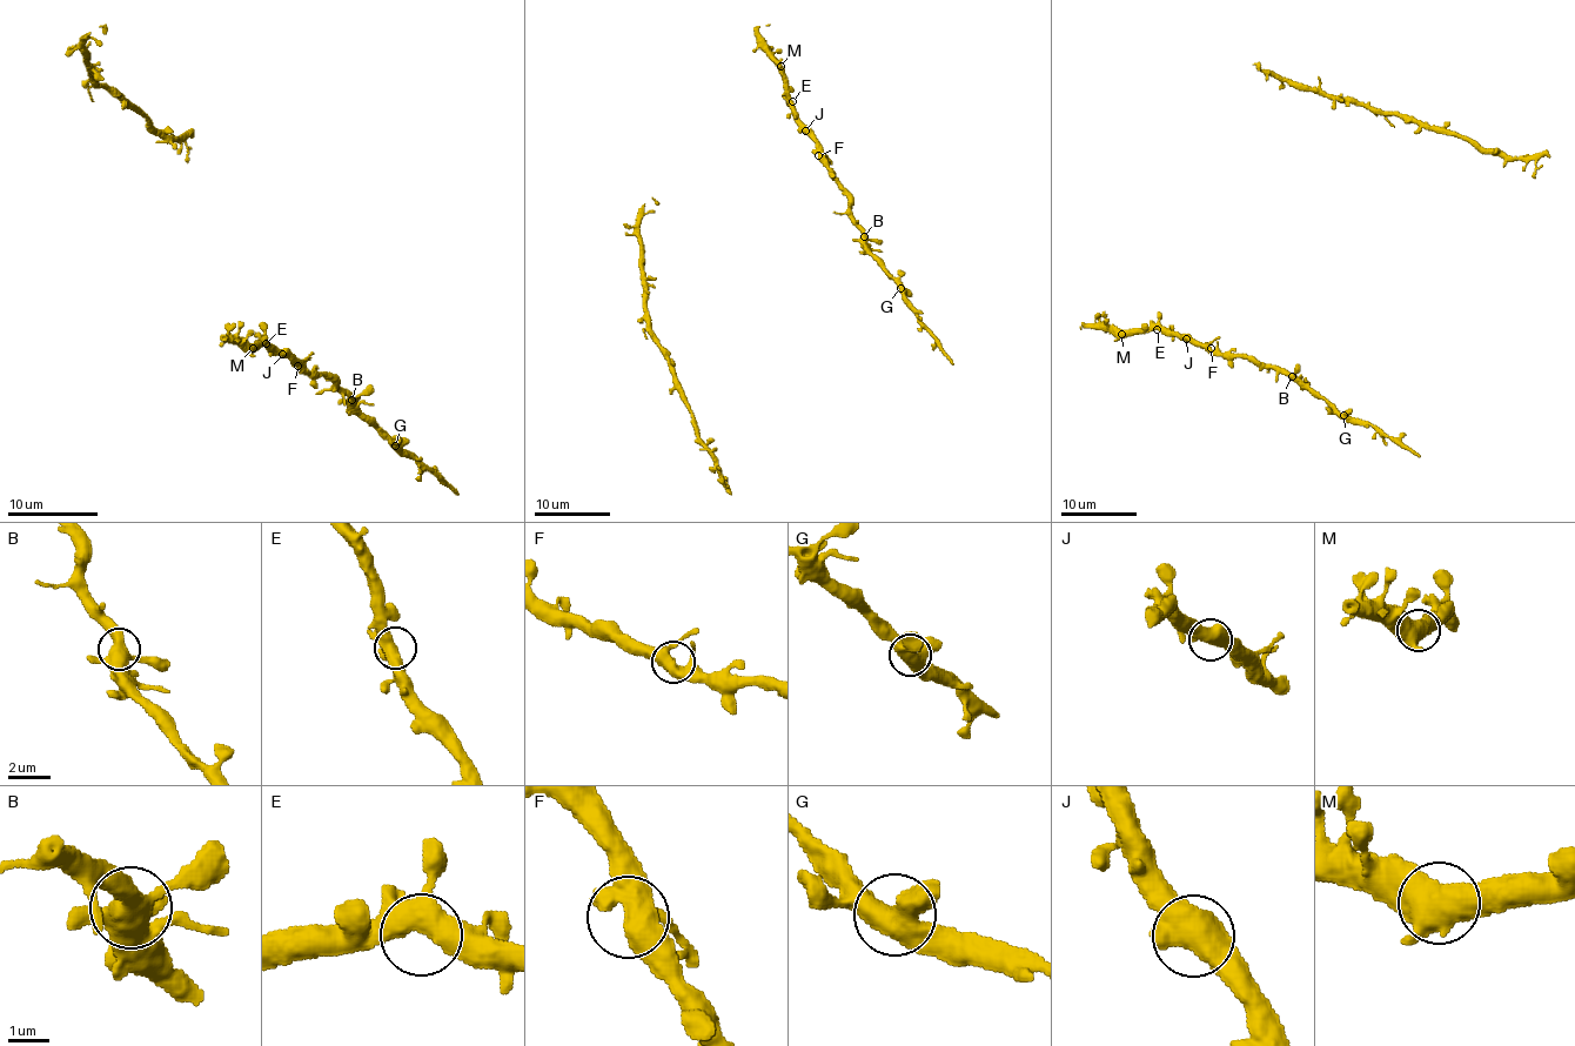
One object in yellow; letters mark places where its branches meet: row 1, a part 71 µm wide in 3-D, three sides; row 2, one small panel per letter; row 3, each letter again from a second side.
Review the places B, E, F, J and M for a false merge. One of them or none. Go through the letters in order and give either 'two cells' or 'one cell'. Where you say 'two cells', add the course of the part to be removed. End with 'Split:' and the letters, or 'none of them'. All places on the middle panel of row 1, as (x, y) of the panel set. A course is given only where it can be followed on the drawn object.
B: one cell
E: one cell
F: one cell
J: one cell
M: one cell
Split: none of them

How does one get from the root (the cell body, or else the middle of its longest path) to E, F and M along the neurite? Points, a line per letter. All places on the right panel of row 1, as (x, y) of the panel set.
E: (1159, 313), (1157, 329)
F: (1159, 313), (1159, 322), (1165, 328), (1211, 348)
M: (1159, 313), (1155, 323), (1121, 334)

